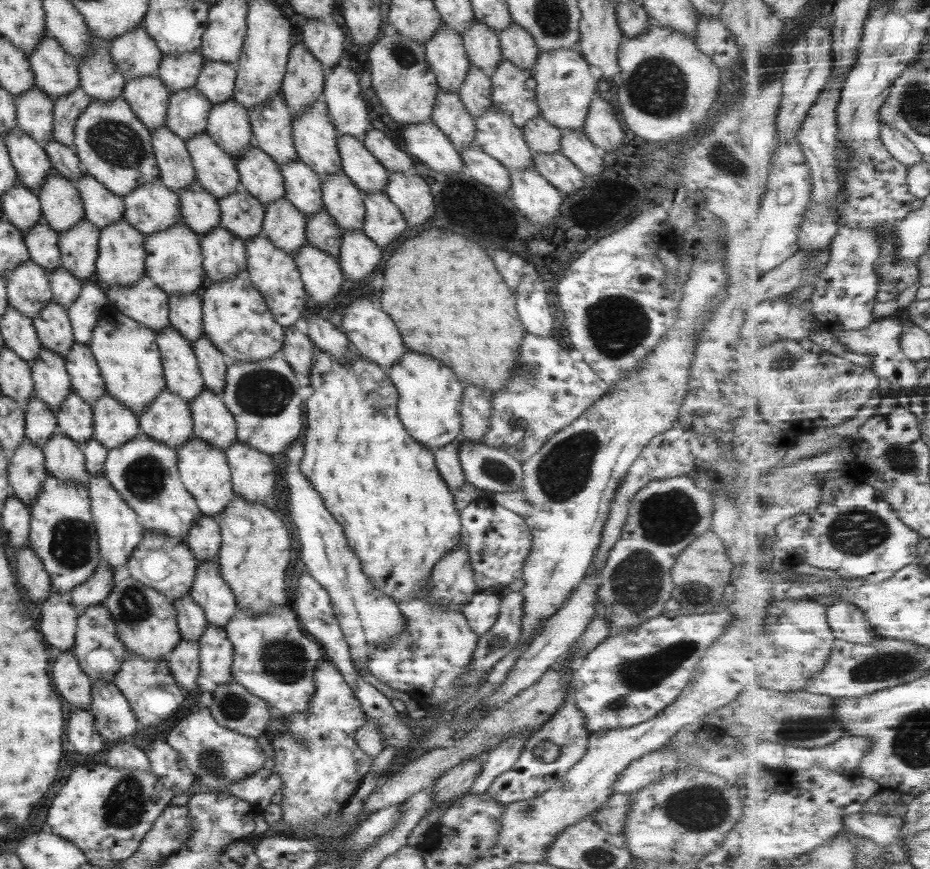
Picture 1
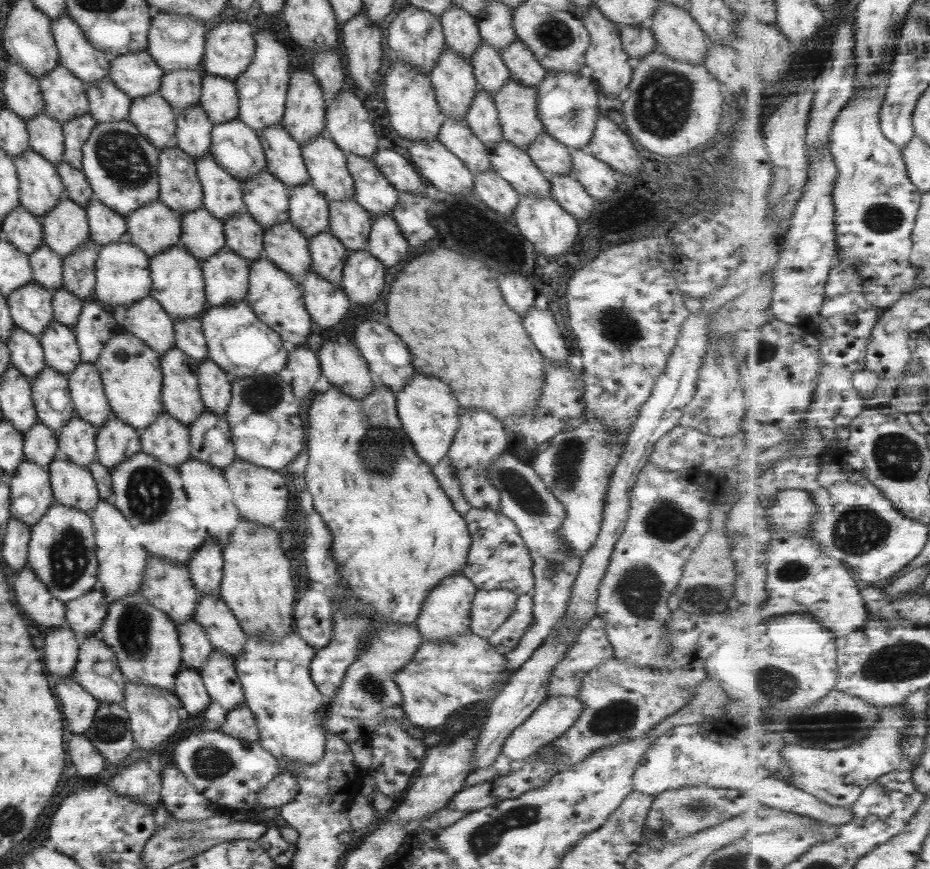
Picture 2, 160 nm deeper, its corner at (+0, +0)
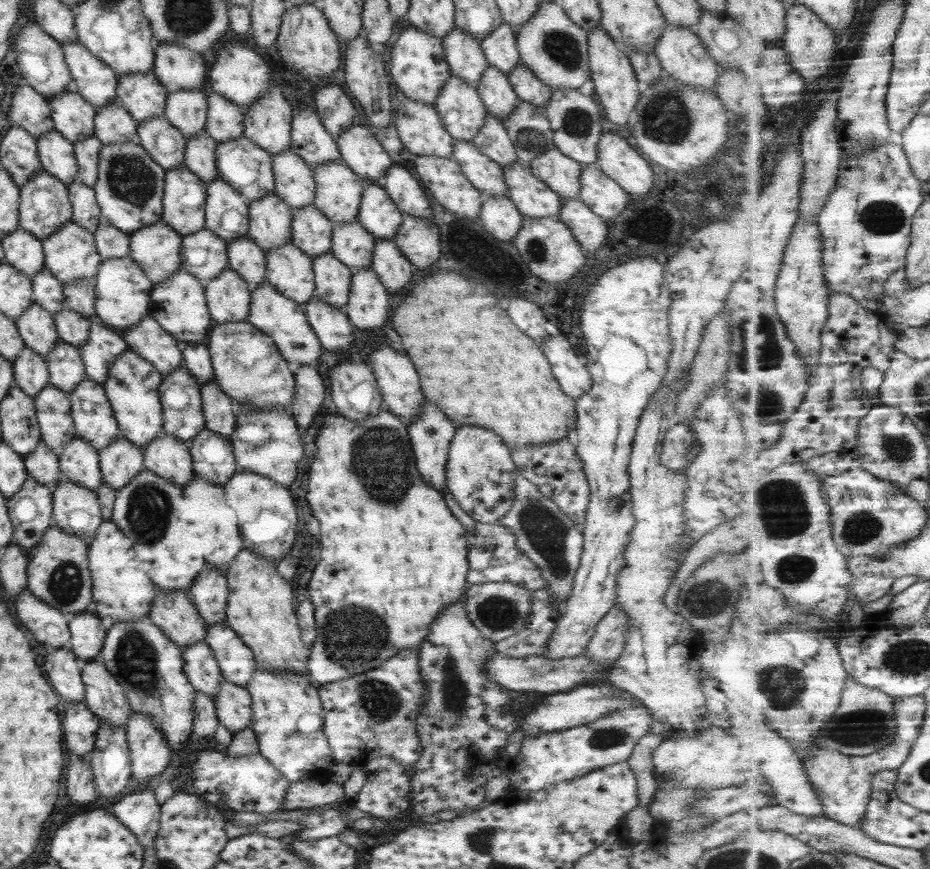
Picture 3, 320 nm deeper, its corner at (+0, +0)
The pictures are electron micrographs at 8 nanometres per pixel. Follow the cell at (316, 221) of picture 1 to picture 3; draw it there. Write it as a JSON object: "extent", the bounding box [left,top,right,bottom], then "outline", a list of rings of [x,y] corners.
{"extent":[312,251,353,306],"outline":[[[330,251],[312,260],[312,271],[314,274],[312,296],[331,306],[343,306],[348,299],[353,272],[335,259]]]}

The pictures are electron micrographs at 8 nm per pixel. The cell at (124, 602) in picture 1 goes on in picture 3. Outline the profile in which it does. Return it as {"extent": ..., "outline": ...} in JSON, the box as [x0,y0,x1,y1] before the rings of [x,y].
{"extent":[95,615,194,750],"outline":[[[147,615],[138,620],[111,623],[95,660],[121,686],[130,713],[149,715],[170,750],[181,750],[192,736],[194,689],[182,671],[181,651],[150,623]]]}

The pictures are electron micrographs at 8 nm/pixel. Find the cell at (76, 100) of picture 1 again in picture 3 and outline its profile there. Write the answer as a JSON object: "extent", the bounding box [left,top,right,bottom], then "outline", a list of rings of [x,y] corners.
{"extent":[73,134,102,188],"outline":[[[92,134],[83,140],[73,144],[73,154],[77,169],[75,169],[74,182],[81,183],[85,187],[92,188],[97,179],[98,150],[102,144]]]}

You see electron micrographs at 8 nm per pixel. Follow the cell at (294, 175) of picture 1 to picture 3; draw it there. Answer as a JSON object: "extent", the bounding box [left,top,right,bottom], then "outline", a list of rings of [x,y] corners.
{"extent":[291,205,332,260],"outline":[[[305,205],[291,214],[291,242],[313,260],[330,251],[332,226],[313,205]]]}

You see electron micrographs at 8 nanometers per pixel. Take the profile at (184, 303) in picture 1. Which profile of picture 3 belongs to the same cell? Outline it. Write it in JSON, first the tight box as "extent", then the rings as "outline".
{"extent":[180,340,214,385],"outline":[[[203,340],[202,342],[185,342],[180,346],[180,351],[181,363],[186,371],[194,376],[196,382],[201,385],[204,382],[214,380],[209,351]]]}

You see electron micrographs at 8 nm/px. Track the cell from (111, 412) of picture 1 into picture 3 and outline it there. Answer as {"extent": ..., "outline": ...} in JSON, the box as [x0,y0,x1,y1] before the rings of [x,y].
{"extent":[98,434,142,491],"outline":[[[119,434],[110,444],[98,451],[98,467],[102,482],[115,491],[121,490],[140,470],[142,470],[142,451]]]}

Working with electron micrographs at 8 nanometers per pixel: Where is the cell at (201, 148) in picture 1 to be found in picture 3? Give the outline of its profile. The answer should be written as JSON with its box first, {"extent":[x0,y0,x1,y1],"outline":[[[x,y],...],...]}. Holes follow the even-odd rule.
{"extent":[204,178,248,244],"outline":[[[213,178],[213,181],[206,184],[204,227],[219,236],[219,239],[223,239],[225,244],[229,243],[231,239],[241,237],[248,229],[247,204],[245,197],[239,195],[237,191],[233,191],[228,183],[221,181],[220,178]],[[227,210],[237,210],[243,218],[237,232],[227,232],[219,226],[219,218]]]}

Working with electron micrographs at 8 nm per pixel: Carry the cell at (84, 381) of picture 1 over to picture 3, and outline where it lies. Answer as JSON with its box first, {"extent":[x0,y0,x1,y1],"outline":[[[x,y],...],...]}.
{"extent":[67,377,118,452],"outline":[[[84,377],[71,392],[67,394],[70,402],[70,417],[74,426],[74,436],[80,436],[93,447],[94,452],[105,448],[118,435],[116,420],[109,406],[104,388]]]}

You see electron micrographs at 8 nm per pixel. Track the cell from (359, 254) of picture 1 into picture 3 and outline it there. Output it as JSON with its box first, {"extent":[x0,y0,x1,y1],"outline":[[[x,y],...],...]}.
{"extent":[340,266,388,330],"outline":[[[370,266],[353,271],[347,302],[340,306],[359,330],[382,330],[387,322],[388,292]]]}

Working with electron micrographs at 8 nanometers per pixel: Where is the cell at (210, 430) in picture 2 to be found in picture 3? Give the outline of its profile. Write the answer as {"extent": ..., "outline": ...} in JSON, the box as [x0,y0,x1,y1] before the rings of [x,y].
{"extent":[187,428,236,485],"outline":[[[204,428],[187,445],[194,476],[211,484],[224,485],[235,474],[236,461],[225,436]]]}

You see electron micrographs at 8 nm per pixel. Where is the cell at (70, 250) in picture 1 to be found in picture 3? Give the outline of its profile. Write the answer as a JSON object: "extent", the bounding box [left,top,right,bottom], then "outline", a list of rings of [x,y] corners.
{"extent":[62,278,95,320],"outline":[[[74,278],[62,285],[64,296],[63,307],[81,315],[81,317],[92,320],[95,312],[93,310],[94,279]]]}

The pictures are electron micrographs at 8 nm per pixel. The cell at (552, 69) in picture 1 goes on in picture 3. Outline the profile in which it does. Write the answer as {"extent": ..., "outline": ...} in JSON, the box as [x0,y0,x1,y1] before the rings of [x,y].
{"extent":[543,88,601,166],"outline":[[[553,88],[548,102],[543,106],[548,120],[554,146],[561,154],[587,166],[596,162],[596,144],[601,133],[601,108],[595,98],[579,93],[577,88]]]}

